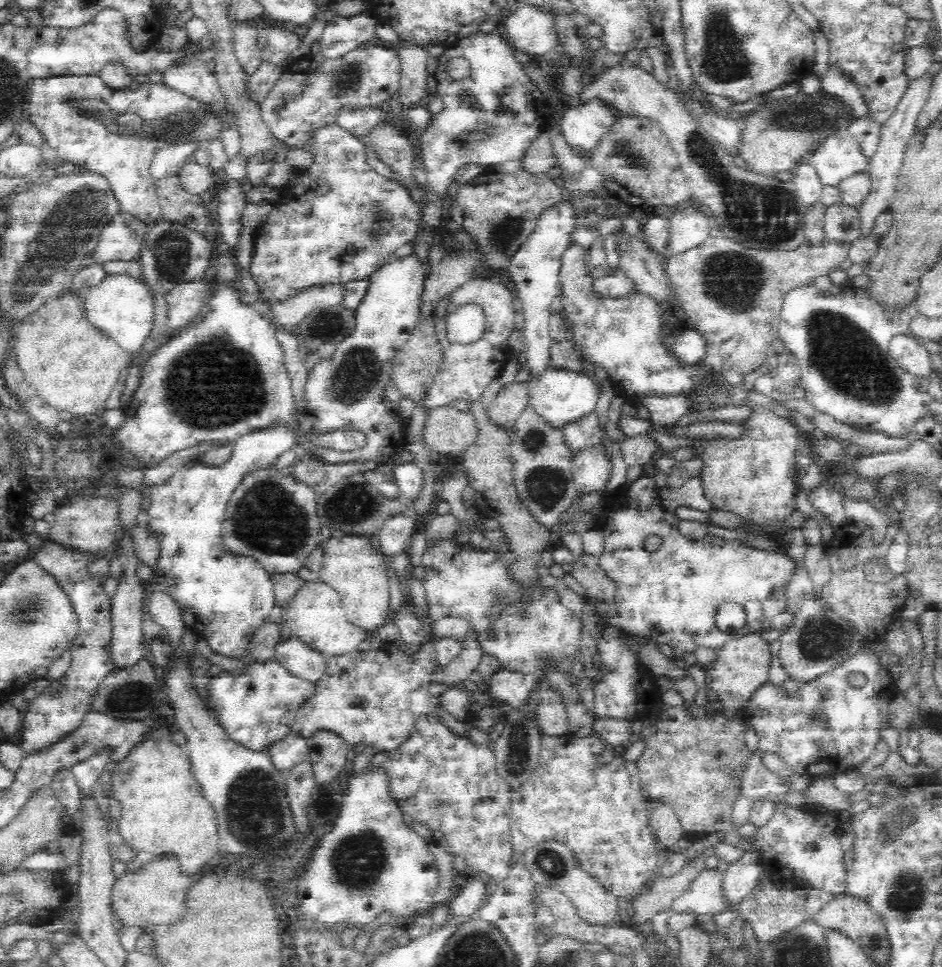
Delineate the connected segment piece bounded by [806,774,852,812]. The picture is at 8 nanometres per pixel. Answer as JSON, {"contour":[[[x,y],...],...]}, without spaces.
{"contour":[[[832,774],[816,777],[814,784],[807,788],[806,798],[808,798],[808,804],[837,812],[844,809],[848,810],[850,804],[852,804],[852,802],[846,800],[845,794],[833,785]]]}

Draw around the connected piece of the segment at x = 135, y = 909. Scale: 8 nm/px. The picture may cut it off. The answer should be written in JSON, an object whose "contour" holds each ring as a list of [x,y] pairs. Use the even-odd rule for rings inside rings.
{"contour":[[[161,855],[138,870],[116,878],[109,898],[113,921],[120,926],[137,926],[147,930],[178,922],[188,889],[194,883],[190,882],[190,878],[182,876],[179,870],[180,864],[173,856]]]}

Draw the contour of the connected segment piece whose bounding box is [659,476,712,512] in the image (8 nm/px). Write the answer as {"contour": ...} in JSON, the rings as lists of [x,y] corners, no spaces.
{"contour":[[[698,477],[688,480],[681,487],[671,487],[666,483],[659,488],[662,507],[666,511],[673,511],[678,506],[694,508],[706,512],[712,509],[710,502],[704,497],[702,487],[699,486]]]}

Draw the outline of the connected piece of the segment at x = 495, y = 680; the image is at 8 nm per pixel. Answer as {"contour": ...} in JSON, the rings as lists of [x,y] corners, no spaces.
{"contour":[[[504,666],[498,667],[488,679],[492,699],[498,698],[513,708],[520,708],[539,682],[540,679],[534,673],[512,671]]]}

